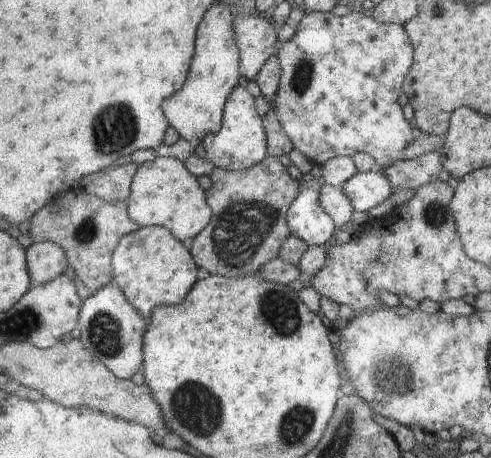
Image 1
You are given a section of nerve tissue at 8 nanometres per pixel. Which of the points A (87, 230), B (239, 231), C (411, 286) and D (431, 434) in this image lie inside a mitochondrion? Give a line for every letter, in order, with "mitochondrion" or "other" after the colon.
A: mitochondrion
B: mitochondrion
C: other
D: other

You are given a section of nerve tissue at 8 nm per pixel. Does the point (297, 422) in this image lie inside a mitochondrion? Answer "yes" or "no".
yes

